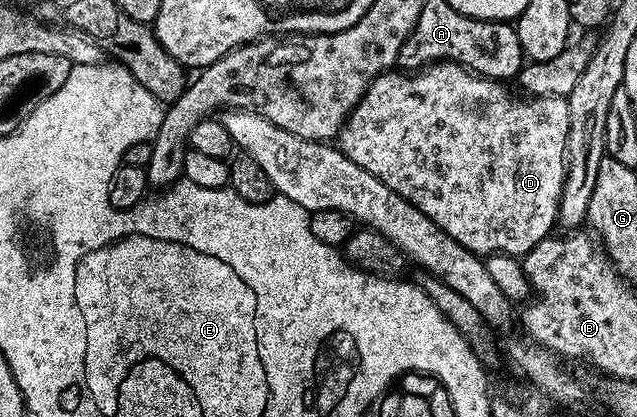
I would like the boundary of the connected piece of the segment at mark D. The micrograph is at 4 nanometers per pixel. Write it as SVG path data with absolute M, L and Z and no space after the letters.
M450 60L426 65L410 74L403 70L384 72L370 84L359 105L351 111L351 115L348 116L338 134L337 147L353 162L357 162L357 166L369 170L373 178L385 182L389 190L393 190L401 198L408 200L414 208L424 212L433 222L437 222L437 226L441 226L441 230L445 230L449 238L453 238L458 244L474 252L476 256L486 258L502 254L522 258L529 250L533 250L533 246L537 246L537 242L546 240L552 235L559 219L559 199L567 173L565 157L569 138L569 106L562 96L524 98L522 95L514 96L507 87L506 83L489 80L486 76L478 75L461 64L451 63Z

